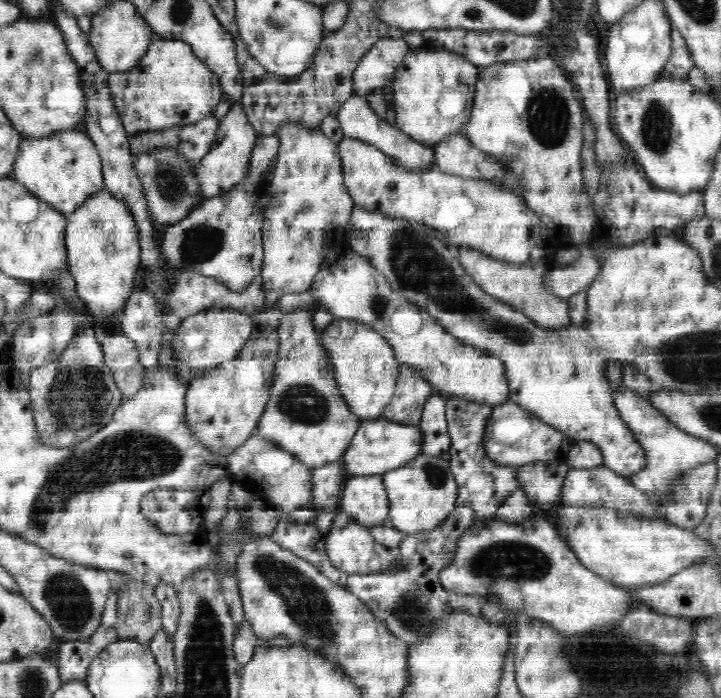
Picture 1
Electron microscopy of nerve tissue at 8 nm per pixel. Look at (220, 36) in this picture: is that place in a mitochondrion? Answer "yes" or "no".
no

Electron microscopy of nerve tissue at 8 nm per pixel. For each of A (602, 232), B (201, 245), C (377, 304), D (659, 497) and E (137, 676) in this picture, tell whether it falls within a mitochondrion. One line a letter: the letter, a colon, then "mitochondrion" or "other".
A: other
B: mitochondrion
C: mitochondrion
D: other
E: other

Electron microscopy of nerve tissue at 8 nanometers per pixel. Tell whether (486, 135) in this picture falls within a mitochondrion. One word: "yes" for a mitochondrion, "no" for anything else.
no

